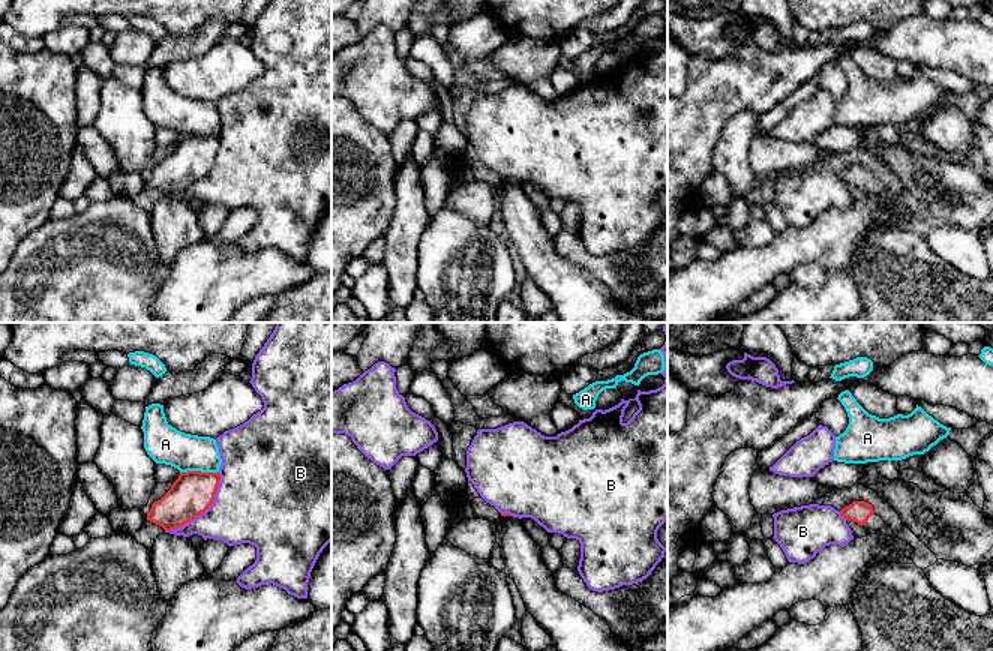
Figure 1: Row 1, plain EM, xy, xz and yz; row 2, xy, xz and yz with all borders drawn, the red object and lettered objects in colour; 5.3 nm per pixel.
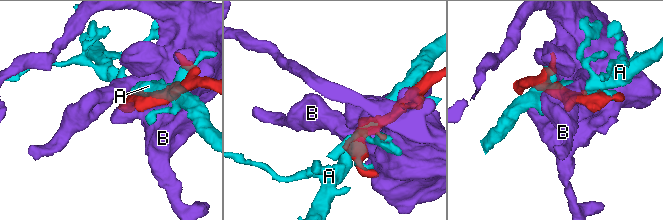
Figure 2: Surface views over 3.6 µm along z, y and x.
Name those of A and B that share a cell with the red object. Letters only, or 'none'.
none

